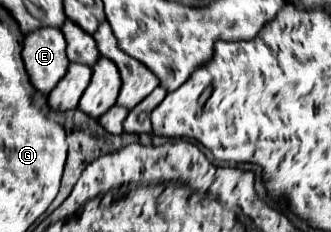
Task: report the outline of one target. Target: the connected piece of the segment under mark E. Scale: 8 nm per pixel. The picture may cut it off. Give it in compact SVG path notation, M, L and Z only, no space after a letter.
M38 28L26 34L22 42L22 60L32 86L42 94L50 94L68 70L62 32L58 28Z

